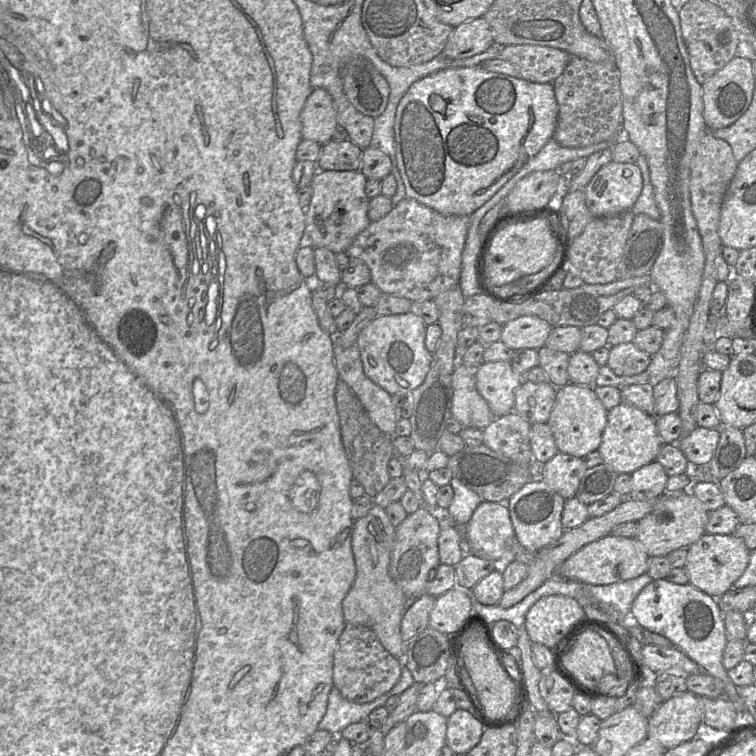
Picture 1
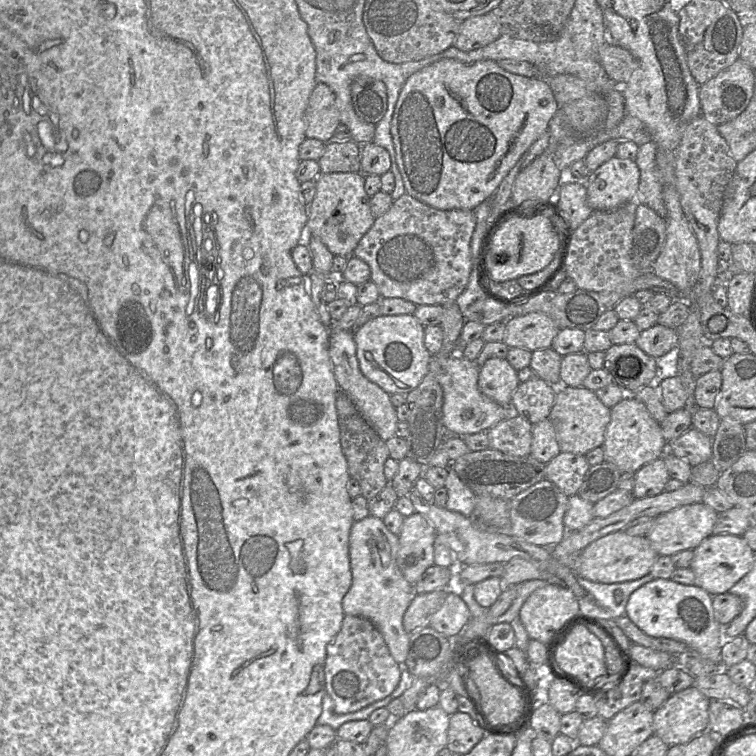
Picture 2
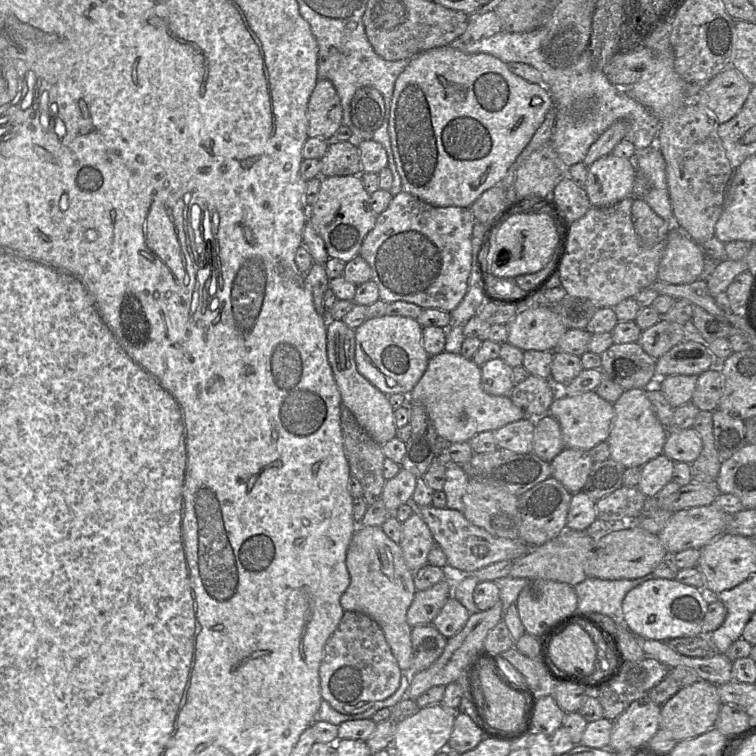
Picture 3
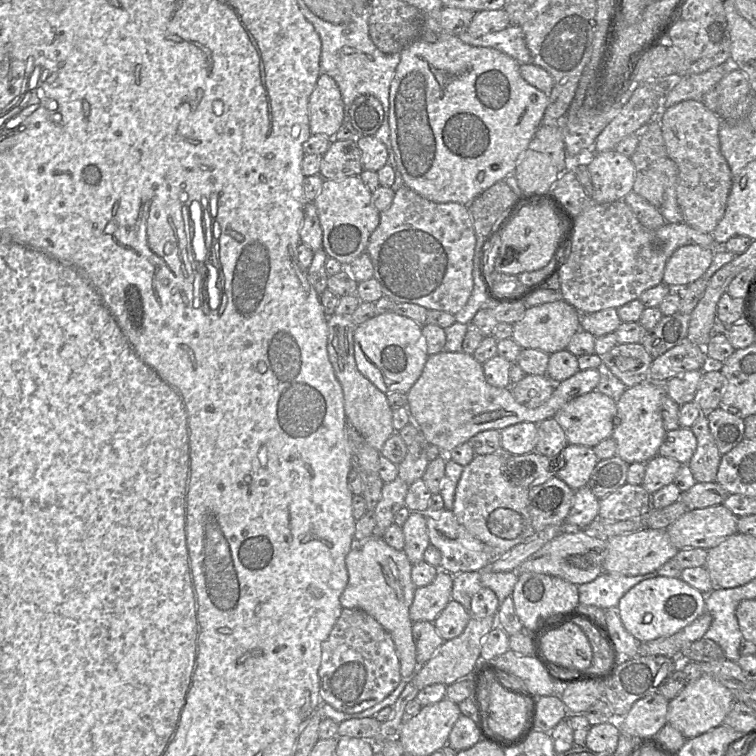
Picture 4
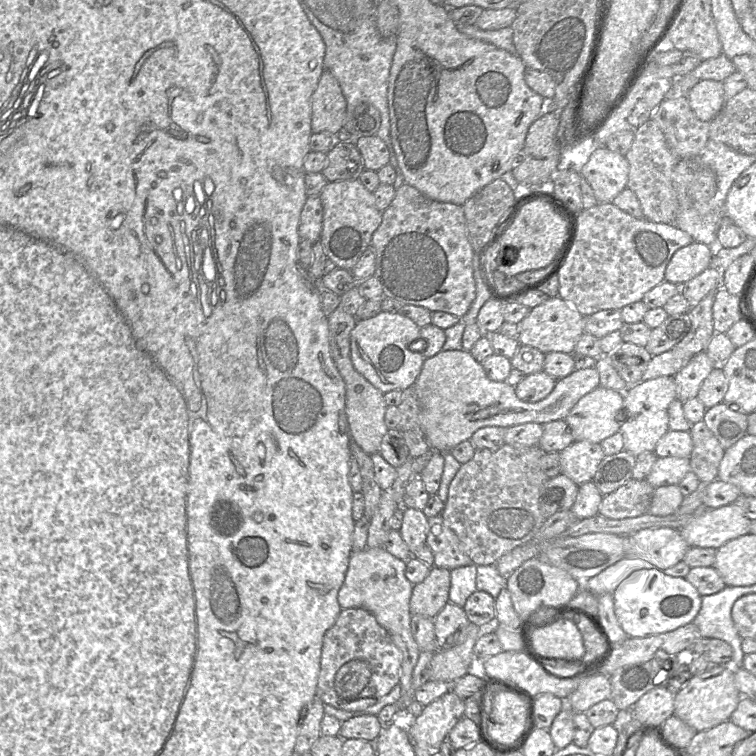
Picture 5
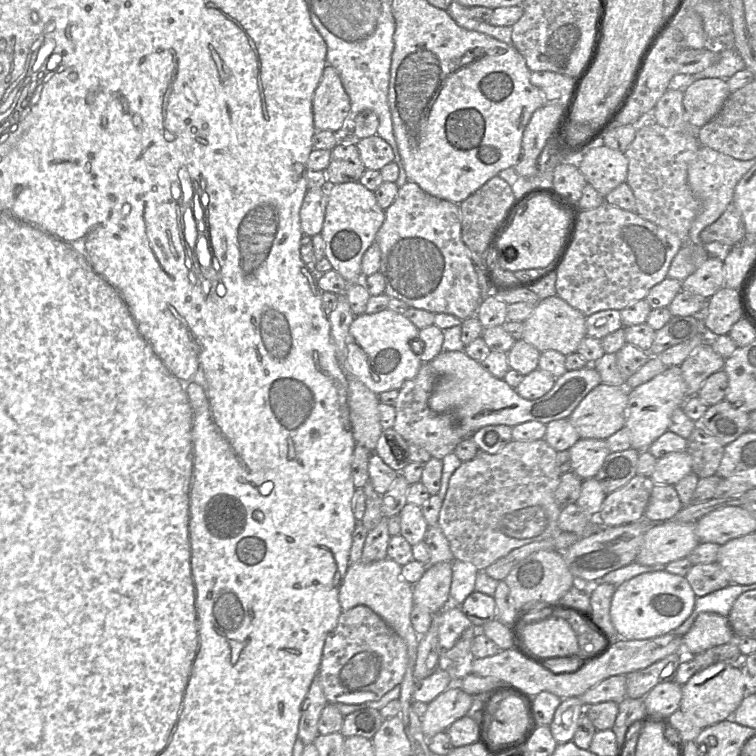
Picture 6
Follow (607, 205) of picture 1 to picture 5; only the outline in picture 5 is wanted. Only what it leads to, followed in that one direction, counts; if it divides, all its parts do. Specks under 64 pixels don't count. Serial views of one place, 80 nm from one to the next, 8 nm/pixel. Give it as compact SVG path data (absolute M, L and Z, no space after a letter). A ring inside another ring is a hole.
M605 146L595 149L580 171L592 187L598 203L612 203L627 187L628 173L627 159Z

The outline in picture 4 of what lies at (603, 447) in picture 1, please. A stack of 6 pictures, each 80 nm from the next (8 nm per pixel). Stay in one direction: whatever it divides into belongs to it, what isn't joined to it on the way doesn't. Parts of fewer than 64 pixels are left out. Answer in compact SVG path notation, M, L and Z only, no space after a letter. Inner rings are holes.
M645 381L632 387L627 387L617 401L617 414L614 417L612 438L617 444L617 455L629 464L647 463L658 455L667 430L662 418L662 398L664 386L654 381Z

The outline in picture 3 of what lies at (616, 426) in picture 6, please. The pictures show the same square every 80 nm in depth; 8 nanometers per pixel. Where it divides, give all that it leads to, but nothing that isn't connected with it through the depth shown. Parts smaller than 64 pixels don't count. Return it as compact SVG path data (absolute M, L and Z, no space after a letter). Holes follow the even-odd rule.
M558 389L558 395L550 405L549 414L559 422L564 447L590 450L607 441L614 418L614 406L595 391L565 395Z

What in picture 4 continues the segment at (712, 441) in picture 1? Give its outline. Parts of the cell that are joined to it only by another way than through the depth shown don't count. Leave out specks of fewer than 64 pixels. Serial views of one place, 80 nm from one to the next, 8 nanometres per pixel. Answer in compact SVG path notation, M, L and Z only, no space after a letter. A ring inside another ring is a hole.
M679 427L667 431L658 455L676 459L681 464L688 464L697 448L697 439L691 428Z

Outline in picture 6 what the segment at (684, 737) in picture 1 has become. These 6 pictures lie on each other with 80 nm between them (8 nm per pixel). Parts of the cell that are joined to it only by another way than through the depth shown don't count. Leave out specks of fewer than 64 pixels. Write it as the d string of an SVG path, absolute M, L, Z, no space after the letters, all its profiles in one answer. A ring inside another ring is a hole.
M717 662L696 672L682 686L680 710L701 729L731 718L746 695L746 672L741 664Z

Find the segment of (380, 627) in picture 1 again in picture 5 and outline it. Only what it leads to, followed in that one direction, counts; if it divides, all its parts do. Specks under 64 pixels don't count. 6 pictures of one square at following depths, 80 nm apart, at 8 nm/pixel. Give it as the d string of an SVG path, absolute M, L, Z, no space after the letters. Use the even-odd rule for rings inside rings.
M377 547L377 548L365 548L362 551L359 552L352 552L350 559L349 559L349 564L348 564L348 569L346 572L345 580L341 586L341 588L338 591L338 603L340 605L341 609L348 609L348 608L363 608L367 611L369 611L374 617L376 618L377 622L386 629L386 631L389 633L391 639L393 640L394 644L399 648L399 650L403 654L403 661L401 665L401 677L400 677L400 686L401 686L401 697L398 701L398 703L392 703L392 704L398 704L398 709L400 708L405 708L409 706L409 704L414 700L414 691L412 688L412 673L414 670L415 665L417 664L419 655L420 655L420 649L414 639L412 629L411 629L411 611L410 611L410 599L413 591L413 584L406 578L405 576L405 569L406 569L406 561L400 560L387 552L383 547Z

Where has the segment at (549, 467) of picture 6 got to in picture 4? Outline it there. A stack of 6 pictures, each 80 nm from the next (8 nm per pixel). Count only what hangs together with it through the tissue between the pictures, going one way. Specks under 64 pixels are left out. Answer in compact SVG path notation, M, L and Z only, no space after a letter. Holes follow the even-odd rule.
M501 450L491 454L476 454L472 461L464 466L456 487L452 509L457 521L472 535L493 547L497 551L497 556L503 555L535 533L528 511L529 488L515 485L505 477L504 453Z

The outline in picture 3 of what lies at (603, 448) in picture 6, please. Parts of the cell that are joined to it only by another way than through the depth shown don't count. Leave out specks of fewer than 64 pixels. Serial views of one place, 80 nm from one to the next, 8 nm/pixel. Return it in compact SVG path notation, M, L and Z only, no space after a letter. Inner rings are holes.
M565 447L550 462L551 476L575 494L583 490L593 464L589 450Z

